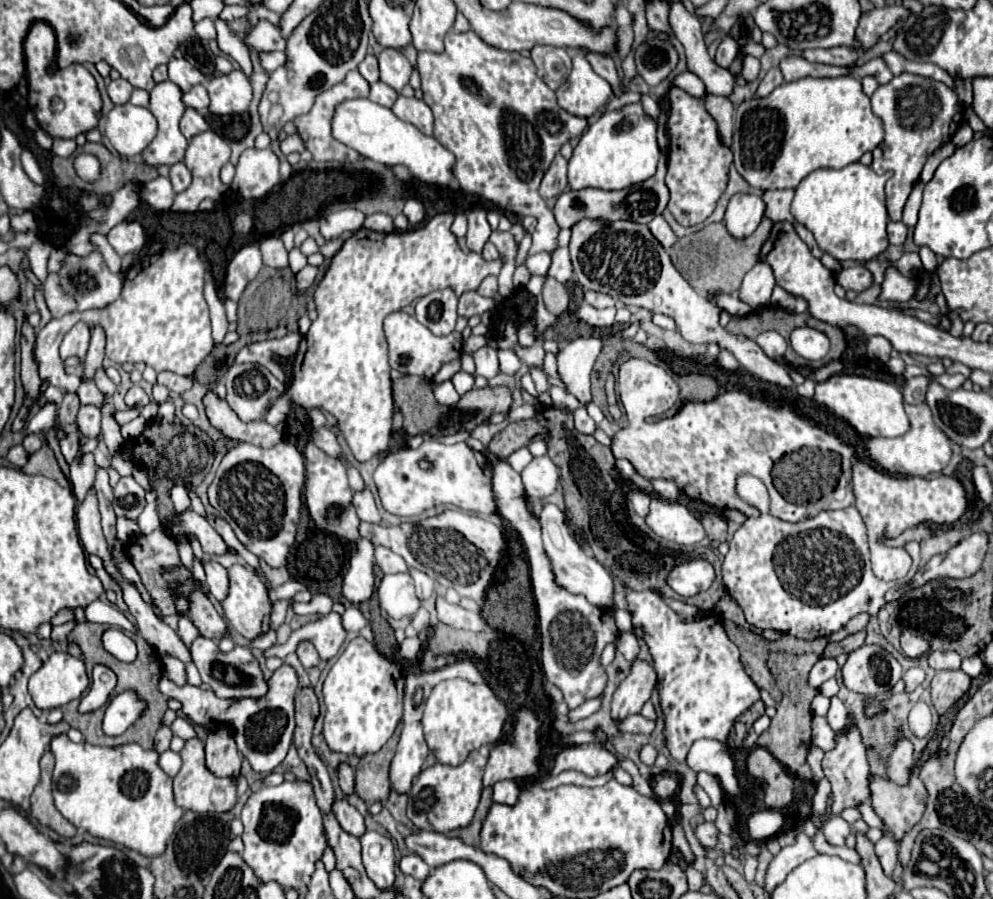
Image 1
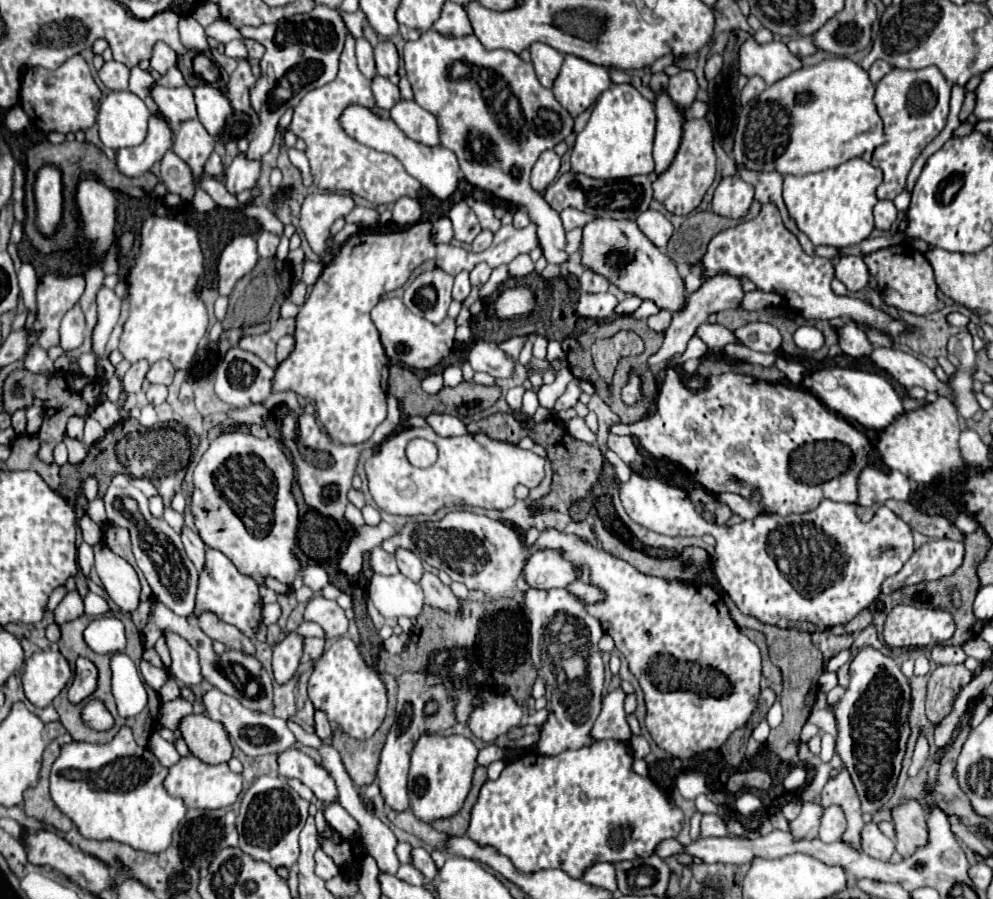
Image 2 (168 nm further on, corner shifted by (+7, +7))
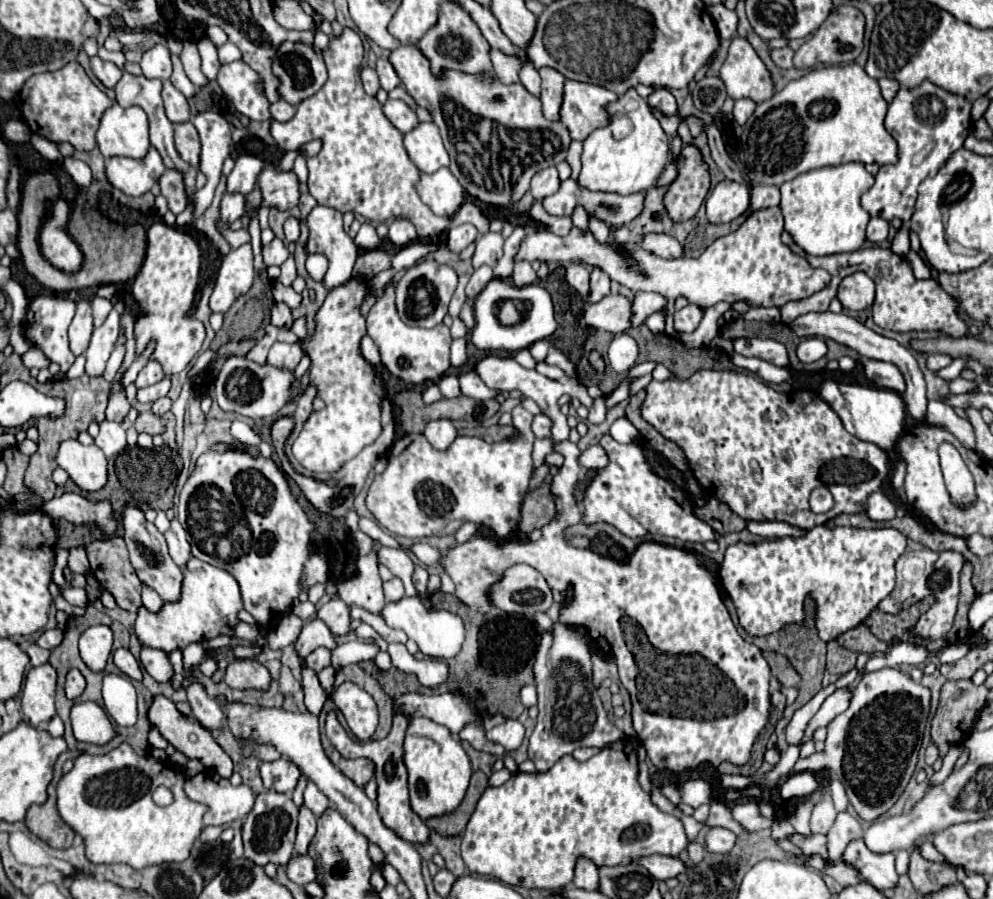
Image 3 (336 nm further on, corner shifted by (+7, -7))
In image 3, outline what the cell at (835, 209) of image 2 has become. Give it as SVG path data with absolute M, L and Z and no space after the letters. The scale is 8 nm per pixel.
M860 162L816 168L784 182L780 186L780 210L786 220L784 230L806 254L812 256L858 250L866 240L866 224L870 220L870 214L860 206L860 196L872 188L872 182L874 176L868 174Z

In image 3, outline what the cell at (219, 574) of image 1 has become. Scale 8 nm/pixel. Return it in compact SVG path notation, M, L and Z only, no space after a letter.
M176 518L170 522L170 528L164 532L164 536L166 536L166 544L168 544L168 552L170 552L172 560L178 566L184 566L184 562L188 562L188 558L192 558L192 554L190 554L190 546L188 546L184 528L180 526L180 522Z

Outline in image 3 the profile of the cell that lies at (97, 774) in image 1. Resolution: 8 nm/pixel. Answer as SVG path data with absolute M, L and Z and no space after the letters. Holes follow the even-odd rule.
M120 744L118 748L102 754L82 754L74 760L74 768L70 774L64 774L58 784L58 812L62 820L84 838L86 844L86 858L94 864L114 864L114 862L126 862L128 866L140 870L144 866L160 864L160 862L182 862L190 856L190 850L194 842L198 840L204 824L202 816L206 814L206 806L190 800L182 786L184 786L184 772L178 764L172 764L170 760L160 762L156 758L138 756L128 744ZM160 784L168 786L174 792L172 806L156 806L152 800L154 788Z

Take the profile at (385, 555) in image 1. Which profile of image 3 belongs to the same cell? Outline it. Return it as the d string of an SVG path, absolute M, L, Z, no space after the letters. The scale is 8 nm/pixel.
M392 578L388 582L384 582L384 594L386 594L386 602L398 602L404 598L404 586L400 582L400 578Z

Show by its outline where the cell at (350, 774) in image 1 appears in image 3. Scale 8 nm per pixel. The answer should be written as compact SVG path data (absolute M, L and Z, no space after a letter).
M300 660L300 664L302 664L302 690L304 690L306 708L308 708L308 712L312 712L312 714L318 716L320 710L322 710L322 706L324 706L324 702L326 702L326 692L324 692L324 688L318 682L316 672L310 670L304 664L304 660Z

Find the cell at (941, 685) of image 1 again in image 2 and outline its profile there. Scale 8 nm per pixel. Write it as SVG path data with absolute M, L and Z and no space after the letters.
M964 664L956 666L938 666L928 682L928 696L926 696L926 716L930 722L938 724L952 708L954 696L974 678Z

